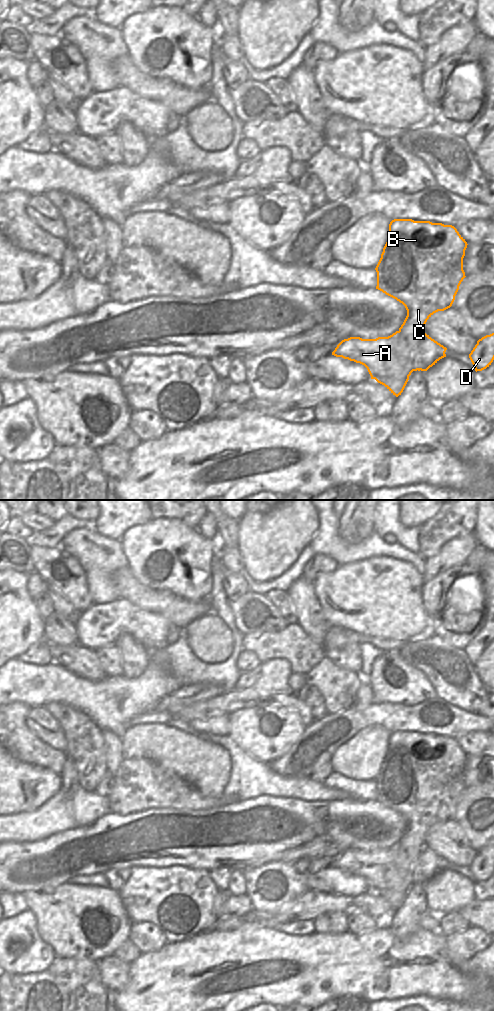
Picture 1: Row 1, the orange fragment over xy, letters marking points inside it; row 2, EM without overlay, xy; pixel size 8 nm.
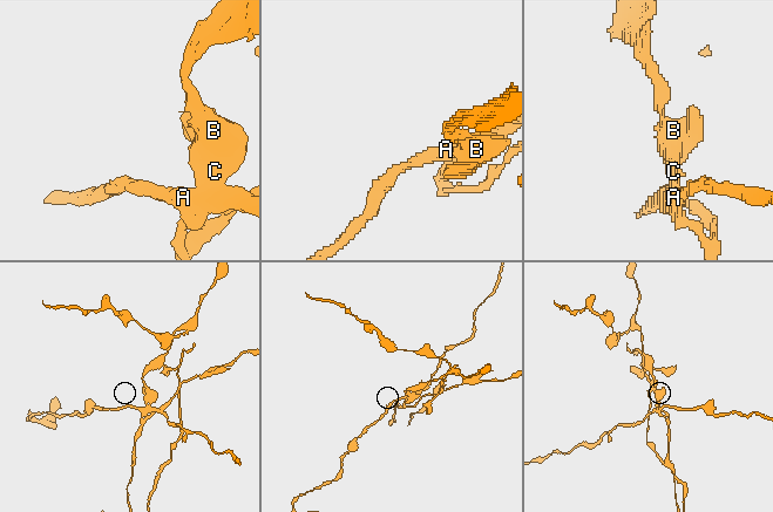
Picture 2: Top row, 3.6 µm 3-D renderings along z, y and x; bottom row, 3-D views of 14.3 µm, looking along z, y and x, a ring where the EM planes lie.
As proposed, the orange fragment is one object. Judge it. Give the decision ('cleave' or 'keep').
cleave

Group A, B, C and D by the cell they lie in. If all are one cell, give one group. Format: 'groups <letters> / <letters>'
groups A / B C D

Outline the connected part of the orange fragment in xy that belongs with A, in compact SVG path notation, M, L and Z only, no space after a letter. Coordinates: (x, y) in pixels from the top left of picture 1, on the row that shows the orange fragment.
M399 331L388 337L362 339L350 337L342 340L332 355L364 365L371 379L392 377L397 360L404 357L411 362L413 371L427 371L446 357L447 348L424 333L418 343L400 339Z

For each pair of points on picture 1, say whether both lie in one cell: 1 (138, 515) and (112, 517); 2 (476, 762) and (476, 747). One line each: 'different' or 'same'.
1: same
2: different

